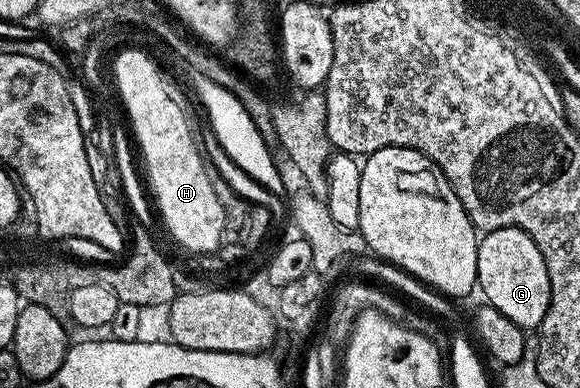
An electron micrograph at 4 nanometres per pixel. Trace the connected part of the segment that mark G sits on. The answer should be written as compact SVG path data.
M515 226L487 230L478 243L477 289L489 305L495 306L512 324L530 332L541 326L550 307L550 281L544 256L536 248L536 240Z

